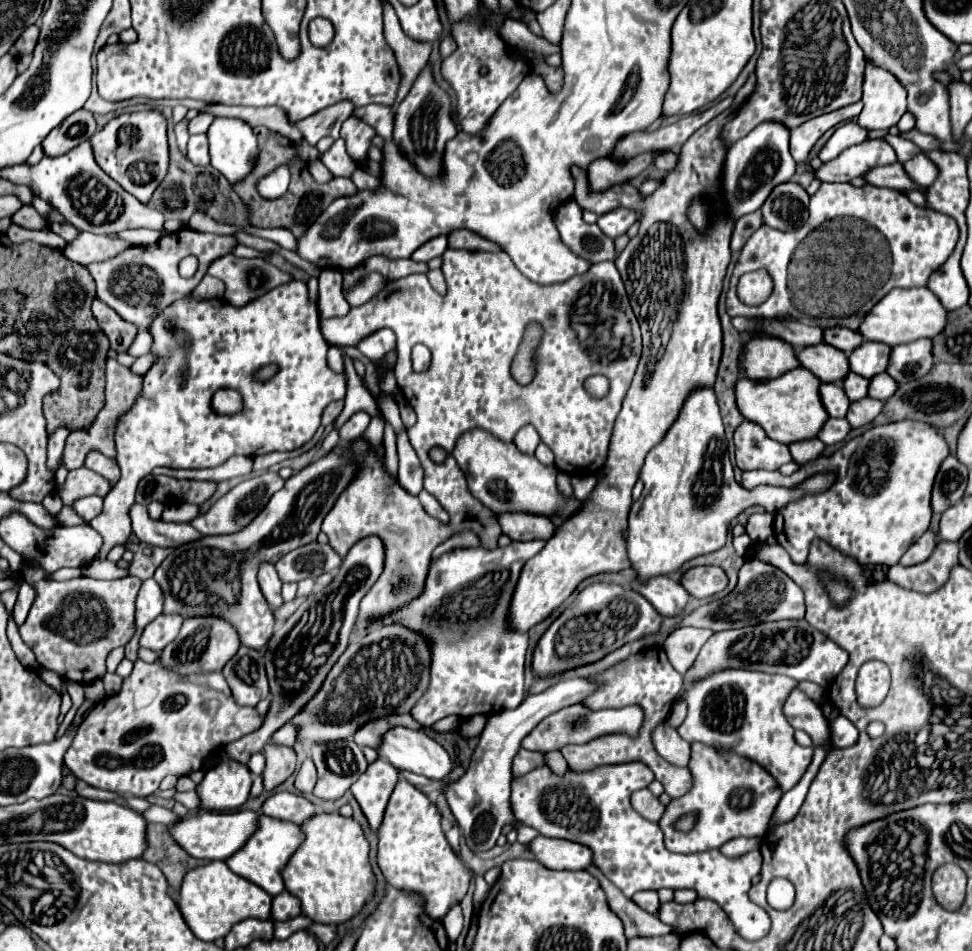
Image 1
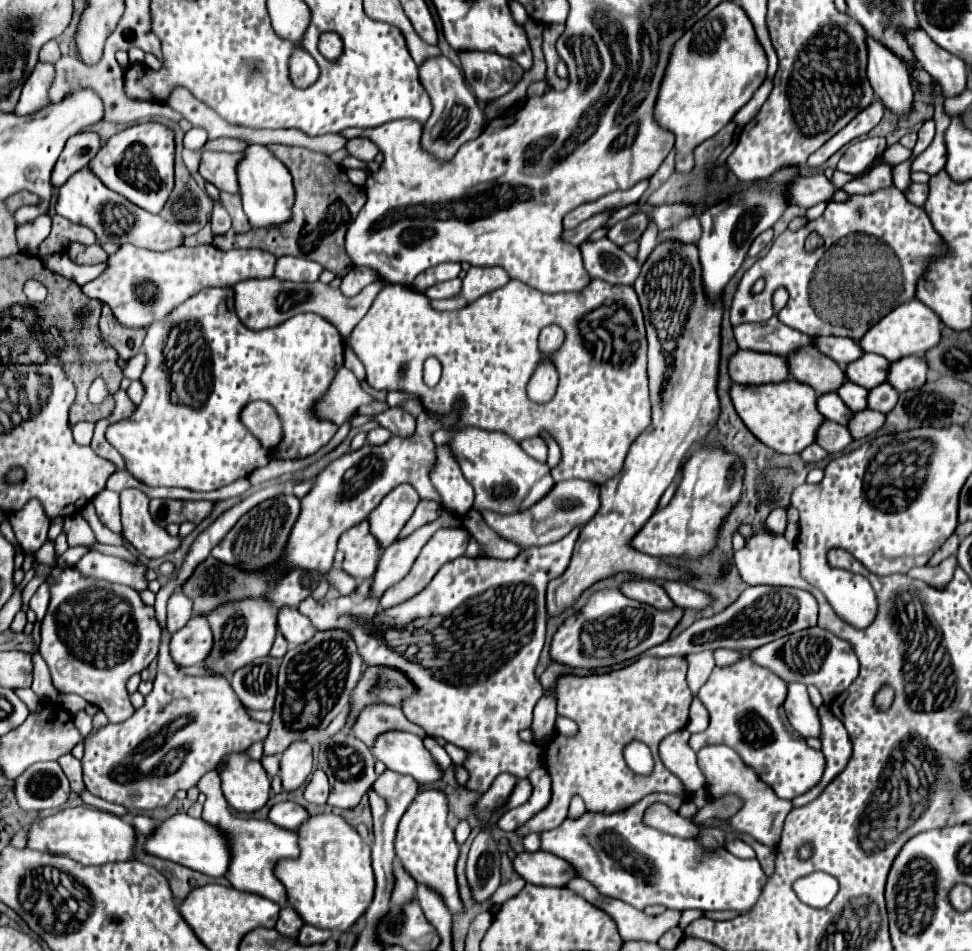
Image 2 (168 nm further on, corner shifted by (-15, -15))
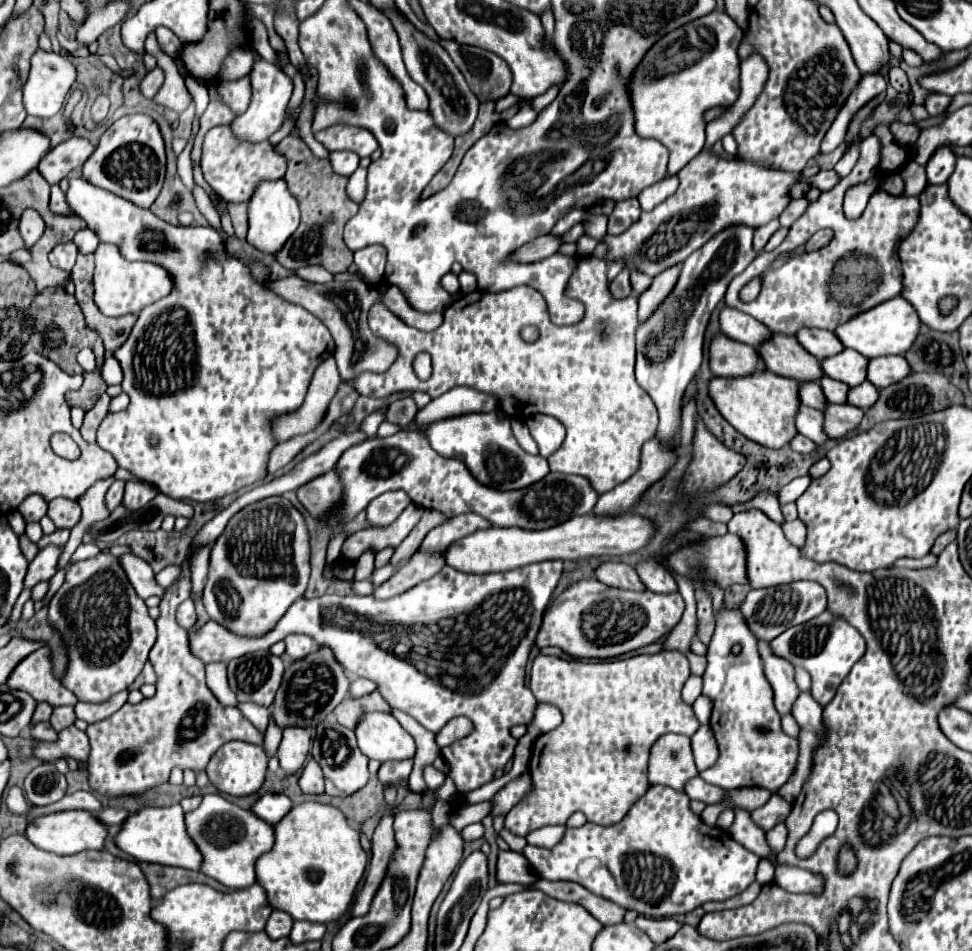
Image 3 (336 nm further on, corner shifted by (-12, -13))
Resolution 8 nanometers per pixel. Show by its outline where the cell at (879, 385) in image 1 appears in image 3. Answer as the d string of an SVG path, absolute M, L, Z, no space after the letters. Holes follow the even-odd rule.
M865 381L857 387L851 387L847 399L849 399L851 405L855 405L859 409L869 409L869 405L875 405L877 397L879 397L879 389L869 385L869 381Z

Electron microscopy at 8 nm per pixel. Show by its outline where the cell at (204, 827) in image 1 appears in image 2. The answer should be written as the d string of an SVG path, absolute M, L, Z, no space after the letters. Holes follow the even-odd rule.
M176 813L164 819L162 823L158 823L156 829L148 835L144 843L144 851L210 877L222 877L230 863L230 851L224 835L220 835L216 827L204 823L202 819L194 819L188 813Z

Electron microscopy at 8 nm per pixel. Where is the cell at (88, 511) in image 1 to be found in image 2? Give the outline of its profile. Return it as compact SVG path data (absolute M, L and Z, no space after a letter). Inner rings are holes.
M110 489L100 491L96 499L92 499L96 513L100 521L114 533L122 533L122 523L120 523L120 493L114 493Z

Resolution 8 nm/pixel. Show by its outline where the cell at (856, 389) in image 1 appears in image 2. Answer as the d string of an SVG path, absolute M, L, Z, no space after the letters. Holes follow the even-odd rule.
M844 381L842 387L836 391L840 395L840 399L844 401L844 405L850 409L850 411L862 411L866 409L866 397L868 397L868 391L852 381Z

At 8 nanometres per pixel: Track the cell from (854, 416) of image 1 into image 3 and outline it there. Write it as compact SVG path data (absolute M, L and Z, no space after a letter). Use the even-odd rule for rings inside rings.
M827 405L825 409L825 433L833 439L841 439L847 433L855 431L865 417L863 409L855 405Z

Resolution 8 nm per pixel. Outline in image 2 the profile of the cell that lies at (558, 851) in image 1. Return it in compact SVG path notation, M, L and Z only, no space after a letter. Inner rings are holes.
M544 851L518 853L512 859L512 869L526 883L532 883L532 885L564 887L570 879L576 877L570 863L566 863L564 859L560 859L552 853L544 853Z

